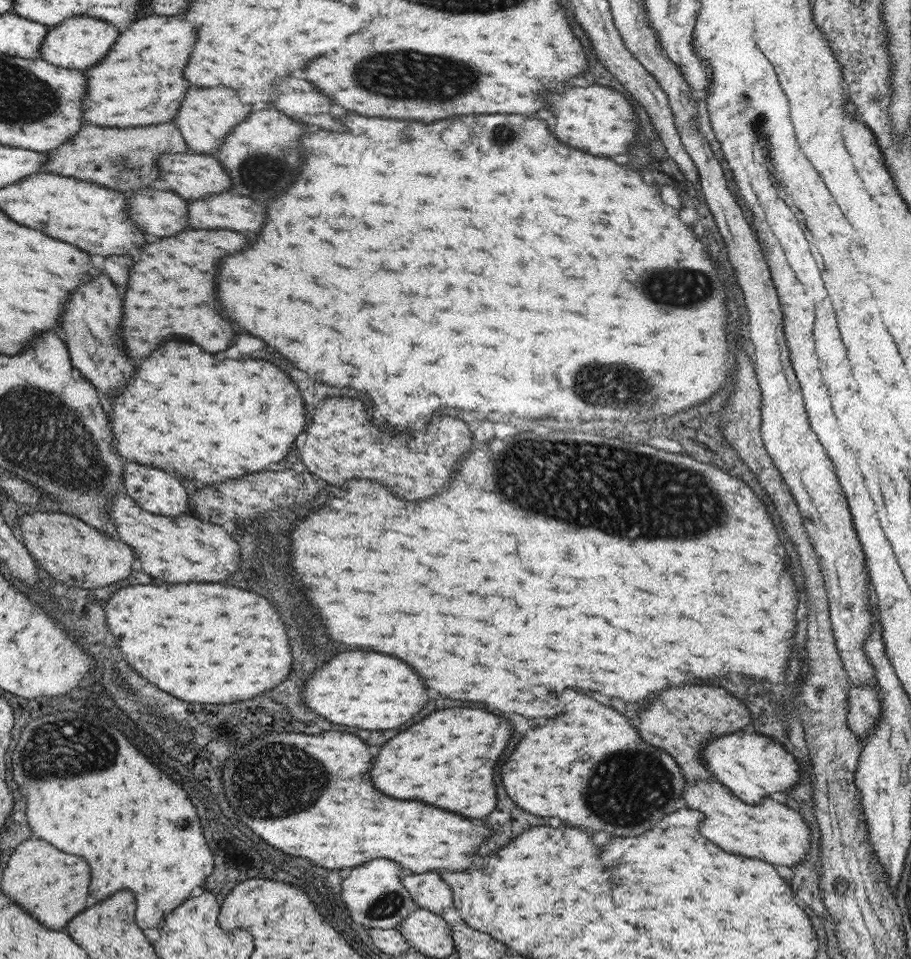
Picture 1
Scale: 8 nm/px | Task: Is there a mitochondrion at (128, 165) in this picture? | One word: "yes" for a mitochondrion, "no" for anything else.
yes

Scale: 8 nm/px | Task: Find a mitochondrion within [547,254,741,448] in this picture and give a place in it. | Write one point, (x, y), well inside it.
(678, 287)

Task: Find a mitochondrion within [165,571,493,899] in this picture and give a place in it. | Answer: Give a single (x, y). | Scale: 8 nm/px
(274, 781)

